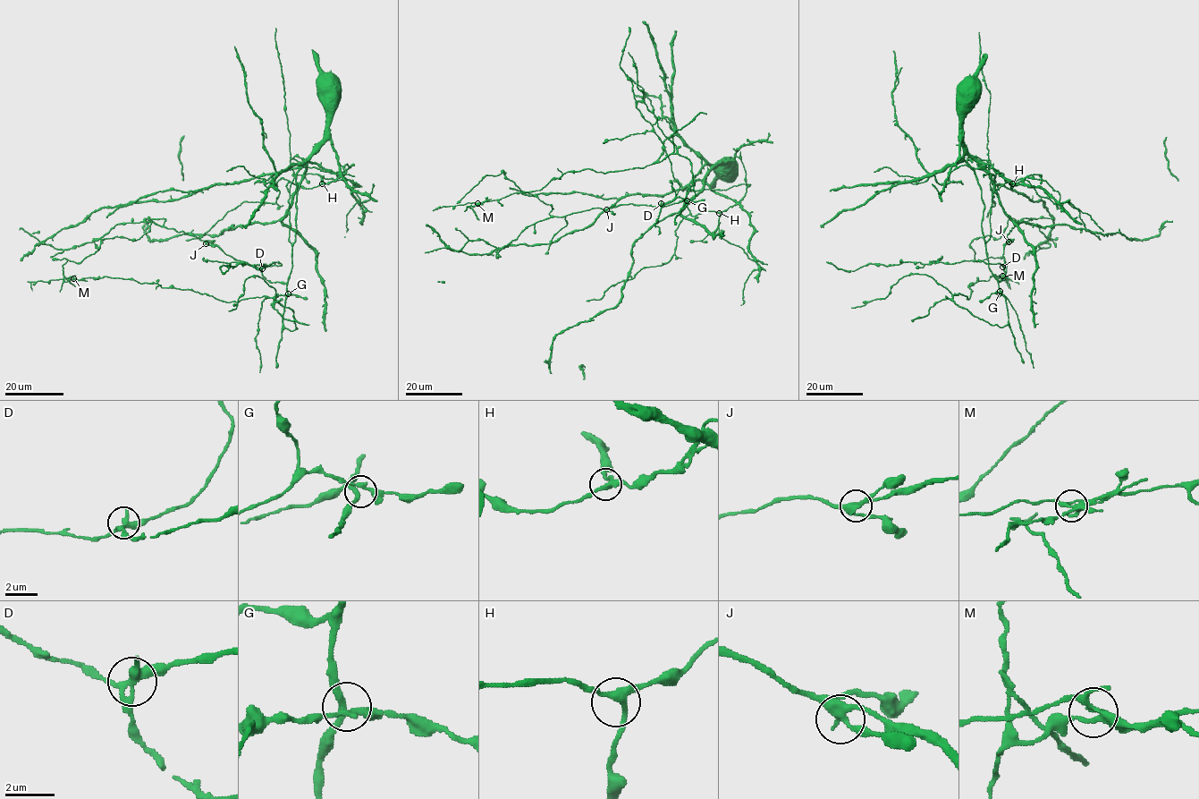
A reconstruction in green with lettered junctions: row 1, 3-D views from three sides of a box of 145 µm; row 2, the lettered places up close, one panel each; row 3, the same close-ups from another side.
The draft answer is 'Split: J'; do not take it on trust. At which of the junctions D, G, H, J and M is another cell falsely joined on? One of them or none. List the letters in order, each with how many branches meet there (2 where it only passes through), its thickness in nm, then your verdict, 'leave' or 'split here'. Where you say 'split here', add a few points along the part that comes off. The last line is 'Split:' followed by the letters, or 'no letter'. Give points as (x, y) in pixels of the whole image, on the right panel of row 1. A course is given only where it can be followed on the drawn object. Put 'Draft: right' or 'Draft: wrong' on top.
Draft: wrong
D: 4 | 300 nm | leave
G: 4 | 240 nm | leave
H: 3 | 280 nm | leave
J: 4 | 320 nm | leave
M: 4 | 280 nm | leave
Split: no letter

